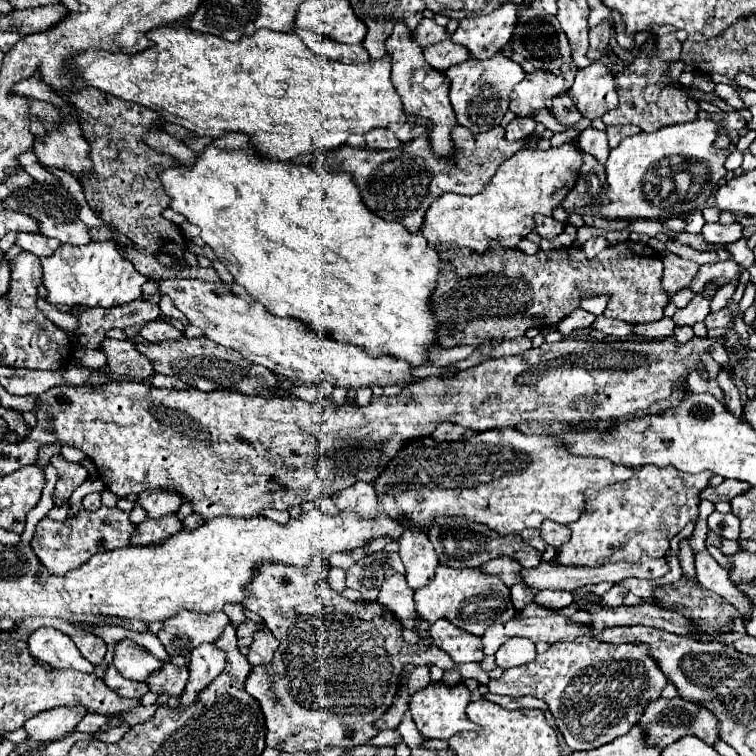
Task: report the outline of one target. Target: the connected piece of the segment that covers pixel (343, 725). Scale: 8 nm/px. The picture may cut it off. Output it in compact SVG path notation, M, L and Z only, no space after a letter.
M312 557L310 565L306 567L294 567L294 565L280 565L280 563L264 563L260 565L260 569L256 569L250 585L244 589L246 591L246 597L242 601L242 605L248 609L248 611L254 611L258 613L264 621L266 621L266 627L274 633L274 637L280 641L274 657L272 657L272 663L270 665L254 665L248 679L246 679L246 691L248 695L252 695L258 703L260 703L260 709L264 713L264 721L266 721L266 745L272 747L272 749L278 749L278 751L288 751L288 753L296 753L296 751L306 751L306 753L318 753L322 749L328 749L328 747L344 747L344 749L350 749L350 747L358 747L358 745L366 745L372 737L378 735L378 731L374 729L374 723L382 717L382 713L392 705L394 701L394 695L398 693L400 689L400 677L402 677L402 671L406 665L430 665L434 663L436 667L440 669L458 669L462 673L464 679L476 679L480 685L488 685L490 677L486 671L482 671L482 667L478 663L464 663L464 665L456 665L448 655L444 655L444 651L440 651L438 647L414 647L414 645L408 645L402 637L402 629L400 629L400 621L390 613L386 611L384 605L378 605L376 607L354 607L352 601L348 601L347 598L334 593L328 585L328 571L330 571L330 561L328 559L322 559L322 557Z

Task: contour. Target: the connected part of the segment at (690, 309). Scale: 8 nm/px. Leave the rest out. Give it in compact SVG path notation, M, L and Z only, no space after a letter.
M706 285L704 287L704 295L694 295L692 303L684 309L678 309L676 315L672 317L676 325L694 325L698 321L704 321L704 317L710 313L710 301L712 301L712 295L716 293L716 285Z

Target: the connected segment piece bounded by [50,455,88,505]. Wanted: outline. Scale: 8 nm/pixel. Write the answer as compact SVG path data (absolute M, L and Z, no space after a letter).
M54 455L50 459L50 463L56 467L58 477L60 477L58 483L56 483L56 491L54 491L54 503L56 505L64 505L64 503L68 503L72 491L76 487L80 487L84 479L88 479L88 471L84 469L84 465L70 463L62 455Z

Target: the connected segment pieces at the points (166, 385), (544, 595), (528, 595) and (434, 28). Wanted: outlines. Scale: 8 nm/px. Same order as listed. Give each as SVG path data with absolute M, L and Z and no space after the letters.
M154 375L152 385L160 389L188 389L188 385L178 377L166 377L166 375Z
M538 591L534 597L534 603L546 609L564 609L572 603L572 593L568 591Z
M516 583L512 587L512 605L516 607L516 611L520 611L528 603L532 603L532 597L534 597L534 591L524 587L524 583Z
M424 19L424 21L418 25L418 29L414 31L412 37L414 37L414 41L424 49L426 45L436 45L436 43L444 41L444 39L448 37L448 33L446 33L444 27L436 25L434 19Z

